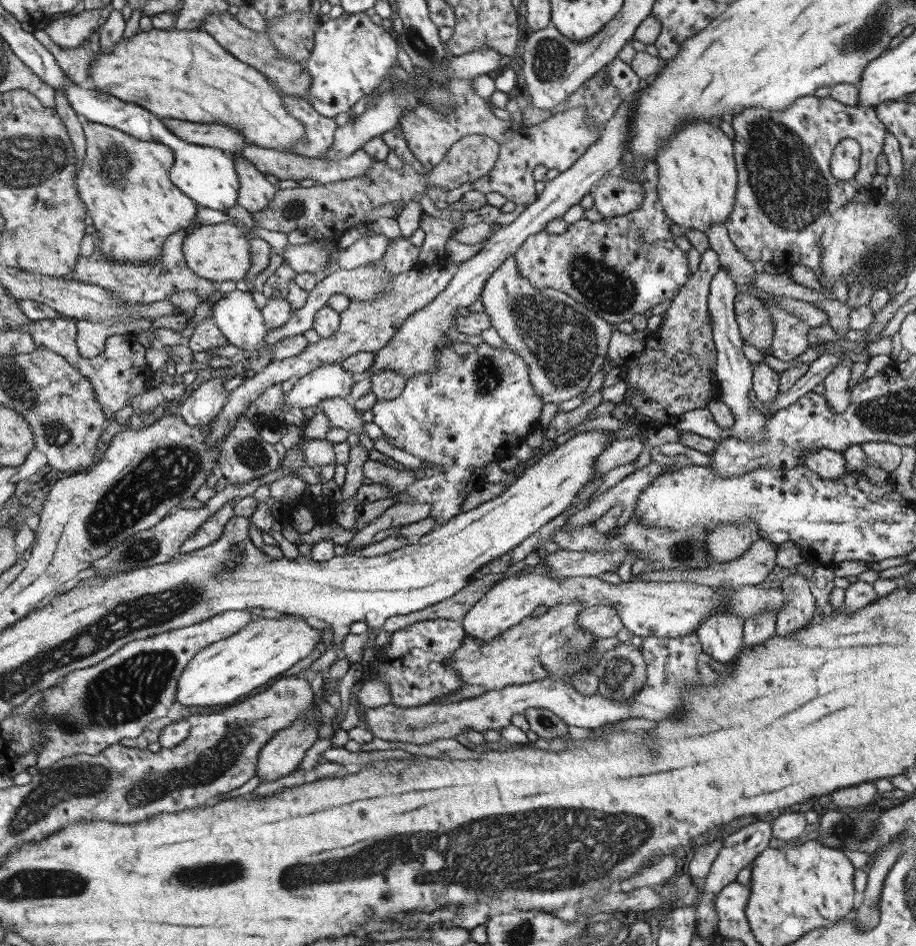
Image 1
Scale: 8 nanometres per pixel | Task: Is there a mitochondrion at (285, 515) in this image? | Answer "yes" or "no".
no

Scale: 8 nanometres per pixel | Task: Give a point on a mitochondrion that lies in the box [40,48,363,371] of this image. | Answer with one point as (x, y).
(115, 169)

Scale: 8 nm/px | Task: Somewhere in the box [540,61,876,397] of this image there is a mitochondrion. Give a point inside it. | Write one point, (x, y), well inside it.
(783, 175)

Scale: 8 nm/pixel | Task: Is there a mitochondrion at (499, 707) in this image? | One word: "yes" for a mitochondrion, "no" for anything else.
no

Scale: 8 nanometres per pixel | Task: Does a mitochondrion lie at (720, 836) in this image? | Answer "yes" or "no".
no

